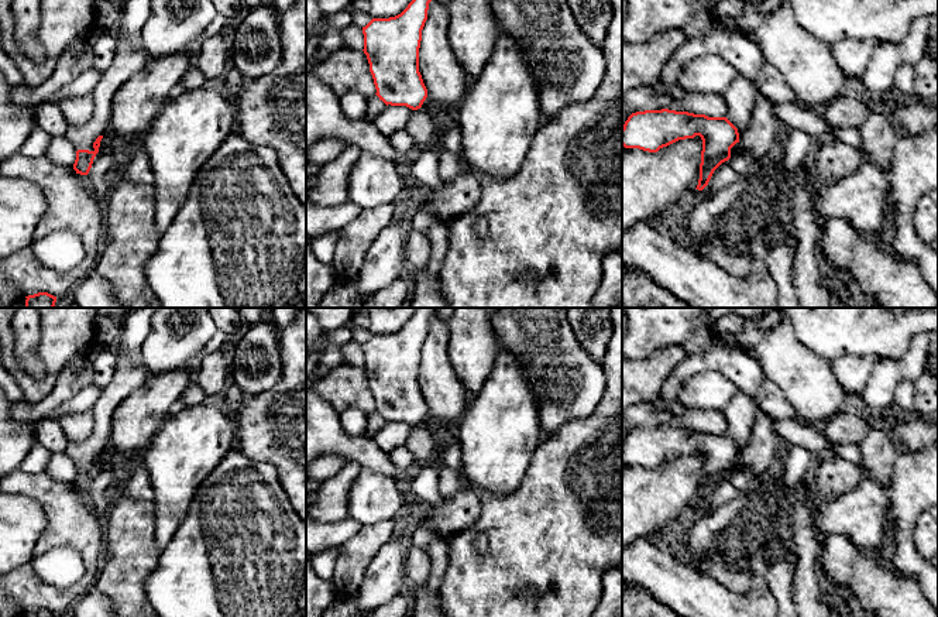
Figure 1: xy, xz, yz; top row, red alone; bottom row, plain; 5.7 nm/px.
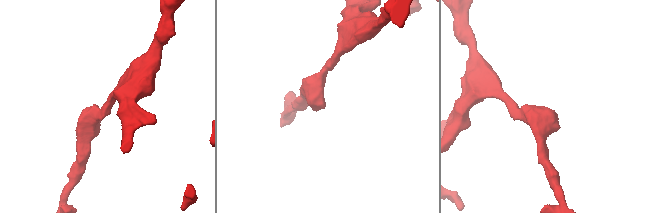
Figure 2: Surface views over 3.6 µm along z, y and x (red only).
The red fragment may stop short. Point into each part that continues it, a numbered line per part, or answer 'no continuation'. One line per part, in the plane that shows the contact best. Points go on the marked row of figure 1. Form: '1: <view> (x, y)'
no continuation

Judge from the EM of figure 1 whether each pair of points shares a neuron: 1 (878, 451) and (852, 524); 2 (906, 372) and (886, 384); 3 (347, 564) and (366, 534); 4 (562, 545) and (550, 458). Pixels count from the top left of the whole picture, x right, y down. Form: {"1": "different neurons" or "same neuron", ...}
{"1": "different neurons", "2": "same neuron", "3": "same neuron", "4": "same neuron"}

